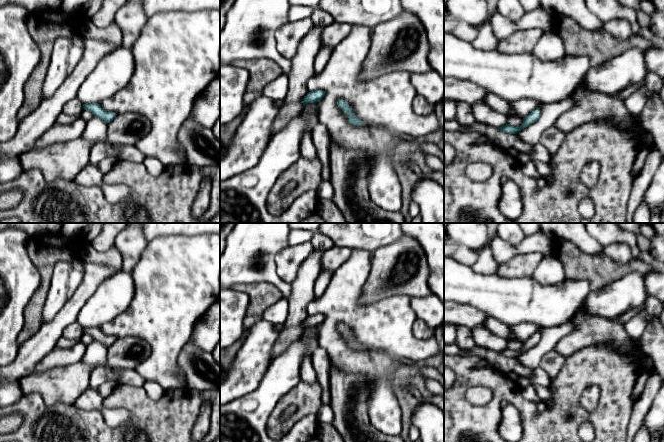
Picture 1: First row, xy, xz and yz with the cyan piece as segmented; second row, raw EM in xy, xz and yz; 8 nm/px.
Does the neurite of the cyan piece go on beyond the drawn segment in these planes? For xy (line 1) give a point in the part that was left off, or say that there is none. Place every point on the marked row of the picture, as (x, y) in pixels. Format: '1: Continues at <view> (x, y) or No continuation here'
1: No continuation here

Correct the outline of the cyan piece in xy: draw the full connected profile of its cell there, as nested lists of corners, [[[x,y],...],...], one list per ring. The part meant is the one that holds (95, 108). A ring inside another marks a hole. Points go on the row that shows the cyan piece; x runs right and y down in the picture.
[[[98,103],[83,104],[83,109],[90,111],[96,117],[103,119],[107,124],[110,123],[117,115],[114,112],[104,111]]]

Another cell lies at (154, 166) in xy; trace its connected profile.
[[[146,157],[143,164],[149,174],[154,177],[159,176],[165,169],[165,166],[158,159],[152,157]]]

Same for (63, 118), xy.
[[[61,113],[56,120],[56,124],[68,124],[68,123],[73,122],[78,117],[80,117],[80,115],[79,116],[70,116],[70,115]]]

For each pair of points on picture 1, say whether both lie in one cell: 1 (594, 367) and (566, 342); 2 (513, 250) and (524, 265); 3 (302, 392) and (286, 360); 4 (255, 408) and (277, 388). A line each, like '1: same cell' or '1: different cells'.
1: different cells
2: different cells
3: different cells
4: same cell

